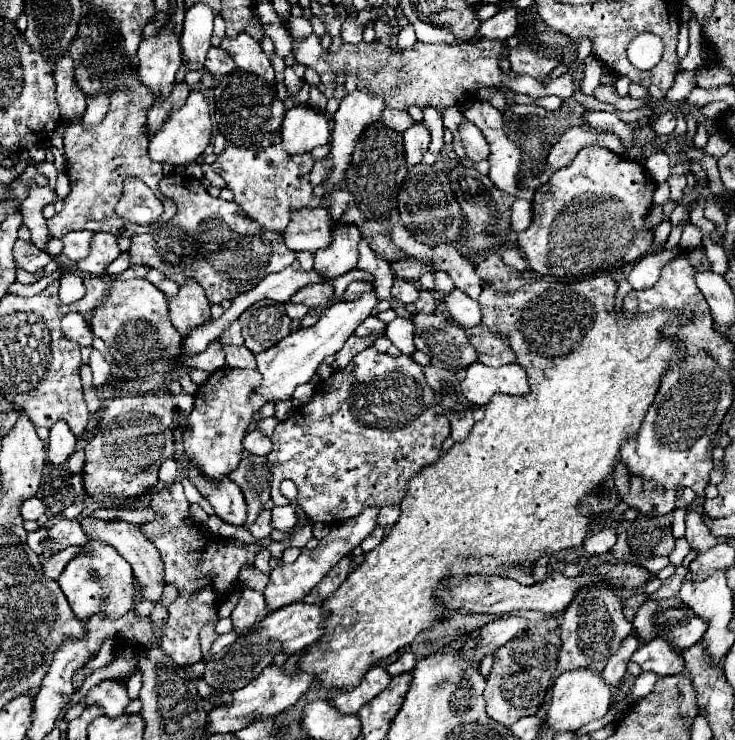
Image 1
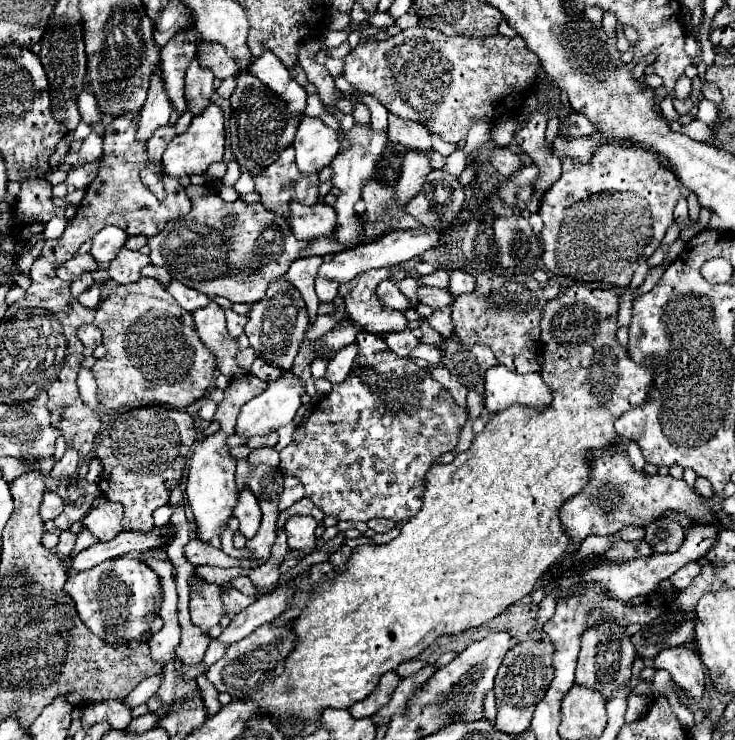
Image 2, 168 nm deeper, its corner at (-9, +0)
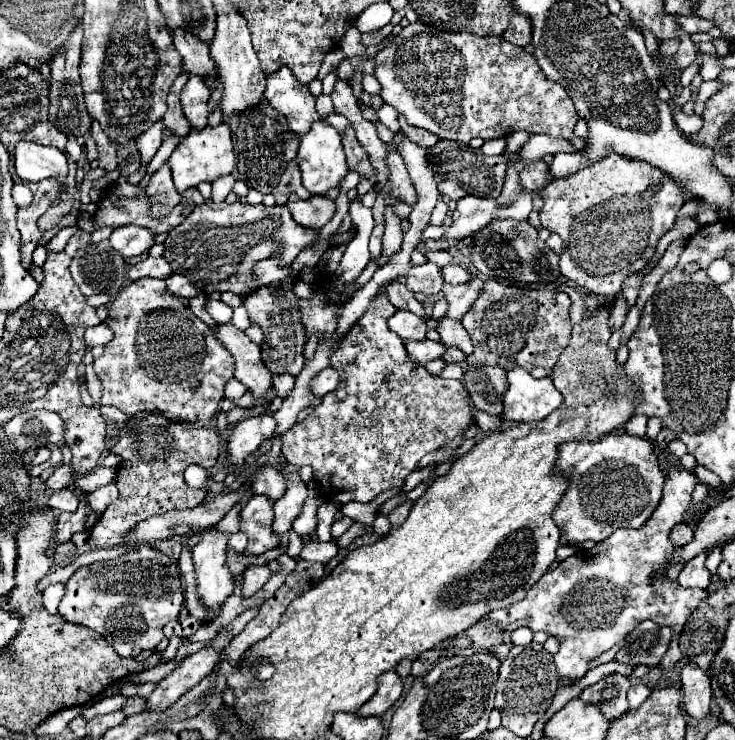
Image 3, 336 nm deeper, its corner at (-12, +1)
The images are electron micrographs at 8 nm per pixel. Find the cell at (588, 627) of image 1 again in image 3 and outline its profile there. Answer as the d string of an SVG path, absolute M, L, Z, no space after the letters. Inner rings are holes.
M614 673L600 679L596 685L586 687L578 697L584 703L592 703L594 707L598 707L604 719L614 721L628 711L628 699L626 699L628 689L630 689L628 677Z

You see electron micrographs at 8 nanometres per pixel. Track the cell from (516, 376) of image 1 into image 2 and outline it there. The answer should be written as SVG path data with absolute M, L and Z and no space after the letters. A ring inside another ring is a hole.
M501 364L489 368L485 374L485 408L501 412L513 402L543 408L551 402L549 386L537 372L517 374Z

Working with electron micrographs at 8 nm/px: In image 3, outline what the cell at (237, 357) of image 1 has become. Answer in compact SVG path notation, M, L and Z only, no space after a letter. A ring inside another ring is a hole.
M274 375L274 389L276 389L276 395L280 399L286 399L288 393L292 391L294 387L294 377L292 375Z

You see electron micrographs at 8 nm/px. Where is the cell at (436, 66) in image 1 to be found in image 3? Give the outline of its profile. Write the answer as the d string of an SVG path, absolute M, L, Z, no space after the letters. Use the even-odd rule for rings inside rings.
M410 23L410 25L406 25L396 35L392 45L378 52L378 65L376 65L376 73L374 75L376 75L376 79L382 85L380 97L384 99L384 103L392 105L400 115L404 115L410 125L422 127L422 129L438 135L440 139L452 139L452 141L464 141L464 143L468 143L474 137L482 137L484 141L490 141L490 139L500 139L500 137L506 137L506 135L510 135L514 131L524 129L528 133L542 133L542 135L552 135L552 137L564 137L564 139L571 141L577 150L581 150L586 146L584 139L576 139L576 135L574 135L574 125L578 123L578 113L576 113L576 107L574 107L572 99L566 95L564 87L560 87L558 83L554 83L552 79L548 79L542 73L542 69L538 67L534 55L530 55L522 47L516 47L516 45L508 43L504 37L496 37L496 35L480 37L480 35L472 35L472 33L446 33L446 31L436 31L434 27L428 27L424 23Z

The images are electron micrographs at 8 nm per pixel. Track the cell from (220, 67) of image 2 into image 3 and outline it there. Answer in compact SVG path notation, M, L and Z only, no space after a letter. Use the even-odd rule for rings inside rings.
M184 29L172 31L174 47L182 57L182 69L194 75L214 75L216 65L210 59L210 51L204 43L200 43L192 33Z

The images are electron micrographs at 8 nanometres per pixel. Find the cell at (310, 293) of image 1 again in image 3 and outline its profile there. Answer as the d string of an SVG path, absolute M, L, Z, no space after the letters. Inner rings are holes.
M396 311L390 321L388 321L390 329L400 335L402 339L414 339L414 341L424 341L426 339L426 319L424 317L416 317L410 311Z

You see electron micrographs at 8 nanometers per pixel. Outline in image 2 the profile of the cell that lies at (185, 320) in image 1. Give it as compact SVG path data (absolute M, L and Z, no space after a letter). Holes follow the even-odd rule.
M211 300L205 308L193 310L191 316L193 316L195 332L197 332L199 340L215 356L217 370L227 378L247 374L247 370L243 370L235 364L235 356L237 356L239 348L237 348L237 340L231 338L225 328L223 308Z

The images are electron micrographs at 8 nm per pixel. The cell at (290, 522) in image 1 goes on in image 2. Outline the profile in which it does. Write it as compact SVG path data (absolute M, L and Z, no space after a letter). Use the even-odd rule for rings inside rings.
M291 516L285 522L285 534L289 540L289 546L295 550L307 550L313 552L315 548L315 528L317 520L313 516Z

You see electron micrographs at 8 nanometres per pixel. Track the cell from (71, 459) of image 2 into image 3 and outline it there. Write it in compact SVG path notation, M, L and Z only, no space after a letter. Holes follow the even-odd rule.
M60 465L58 471L46 481L46 485L52 489L52 491L60 491L60 489L66 489L68 483L72 479L72 467L70 465Z

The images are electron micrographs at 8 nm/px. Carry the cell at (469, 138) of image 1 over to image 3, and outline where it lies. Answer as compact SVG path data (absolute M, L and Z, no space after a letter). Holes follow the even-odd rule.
M536 161L530 163L522 173L520 173L520 181L524 185L526 191L536 191L542 193L546 189L546 185L550 183L550 175L548 175L548 165L544 161Z

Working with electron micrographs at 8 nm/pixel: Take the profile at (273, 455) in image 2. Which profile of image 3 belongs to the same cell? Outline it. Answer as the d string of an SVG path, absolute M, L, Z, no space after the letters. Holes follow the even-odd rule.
M262 467L256 477L254 477L254 493L266 495L268 501L276 503L286 491L286 483L284 477L278 469L274 467Z

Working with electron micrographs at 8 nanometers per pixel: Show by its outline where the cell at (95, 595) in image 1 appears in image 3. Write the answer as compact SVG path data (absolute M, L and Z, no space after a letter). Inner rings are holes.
M138 545L138 549L124 553L112 561L98 561L86 567L80 567L66 583L66 593L58 607L58 613L76 625L84 625L100 633L120 657L136 657L144 649L154 649L162 639L162 627L176 619L184 607L184 589L180 591L180 571L172 557L156 549L154 545Z

